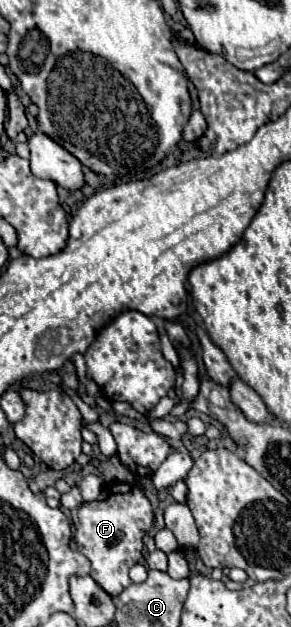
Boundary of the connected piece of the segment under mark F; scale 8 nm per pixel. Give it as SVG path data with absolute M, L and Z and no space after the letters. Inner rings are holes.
M113 483L107 487L107 491L101 493L99 499L81 505L79 525L73 535L75 545L91 561L89 575L113 599L117 599L121 591L131 585L129 569L141 561L143 537L153 529L153 525L155 509L139 485Z

